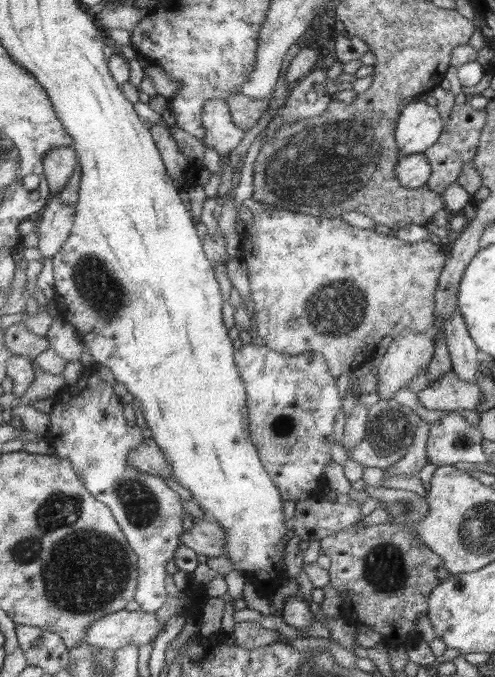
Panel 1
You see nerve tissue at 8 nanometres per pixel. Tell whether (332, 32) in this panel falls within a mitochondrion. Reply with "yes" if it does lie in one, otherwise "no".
no

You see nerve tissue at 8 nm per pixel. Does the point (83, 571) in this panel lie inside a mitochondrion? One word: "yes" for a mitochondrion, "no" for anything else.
yes

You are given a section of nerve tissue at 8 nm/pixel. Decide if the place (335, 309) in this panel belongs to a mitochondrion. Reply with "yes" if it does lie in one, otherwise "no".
yes

